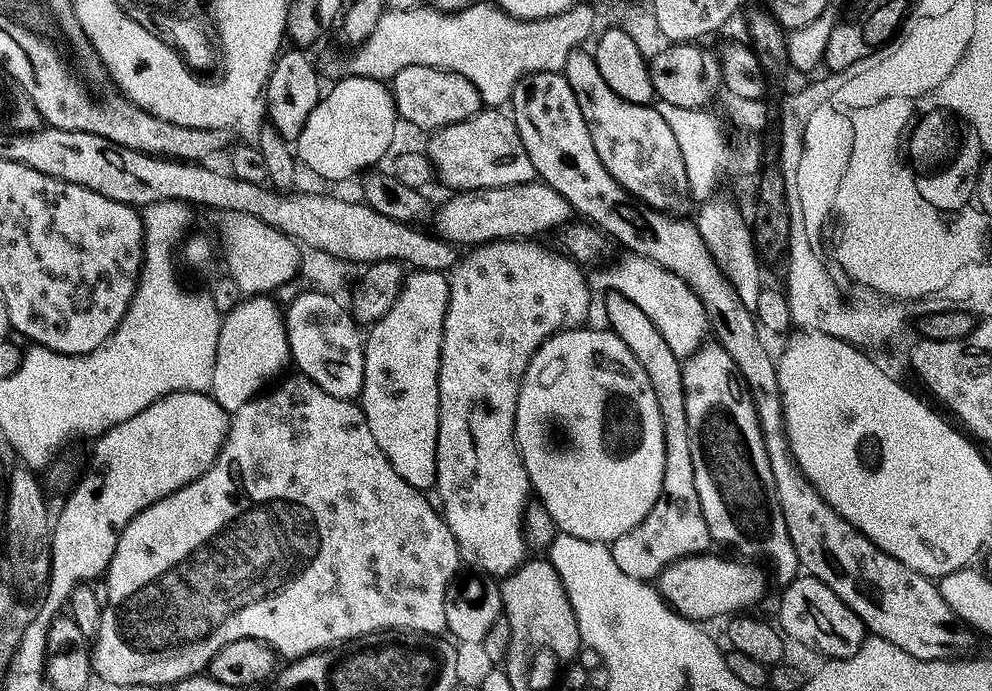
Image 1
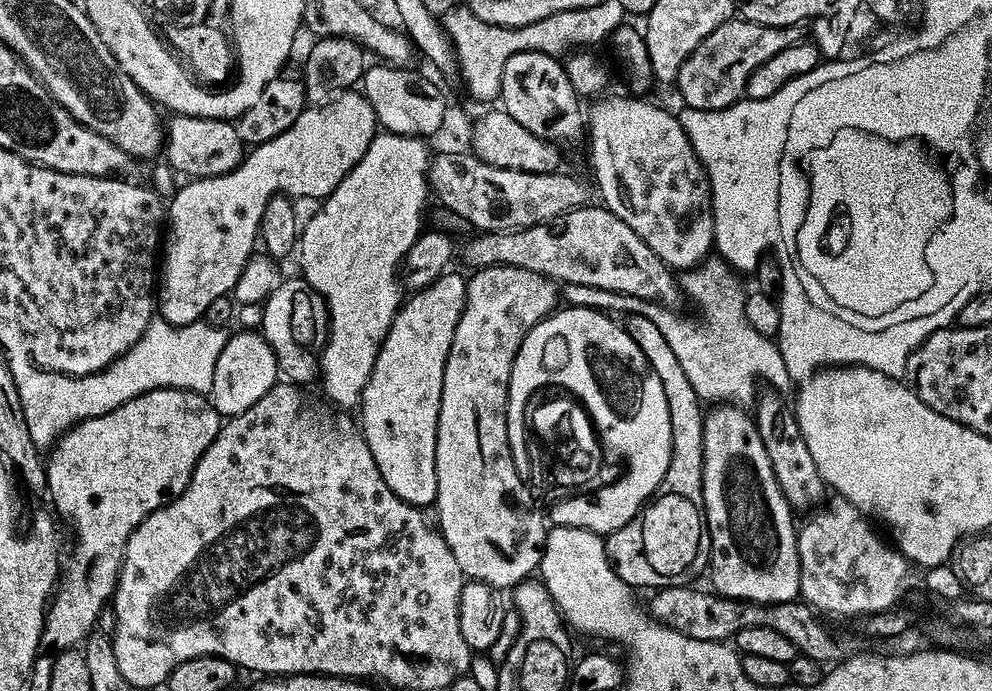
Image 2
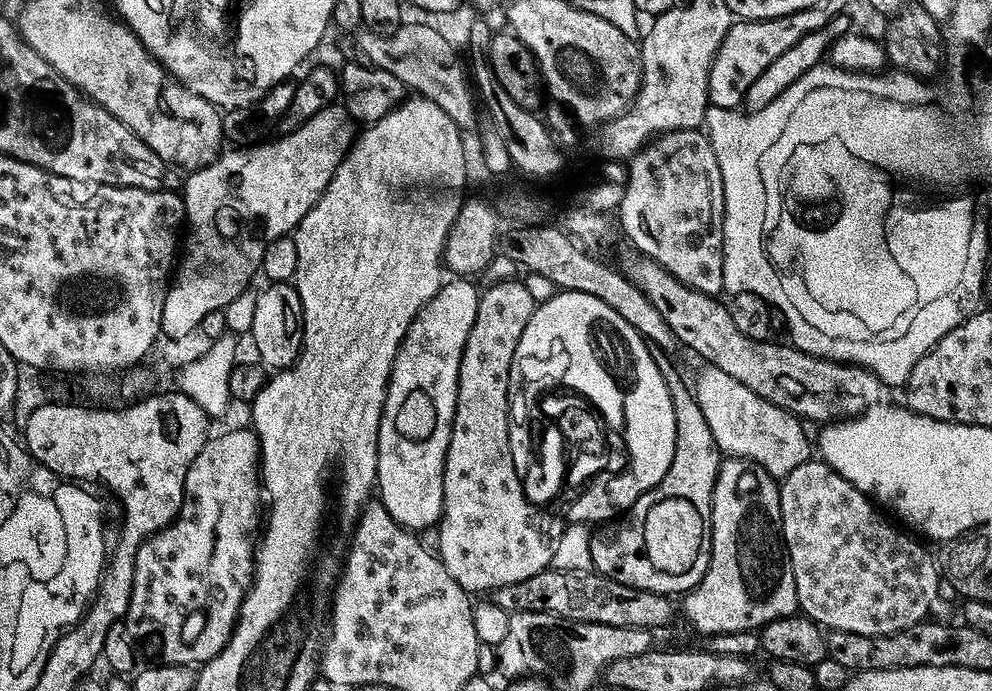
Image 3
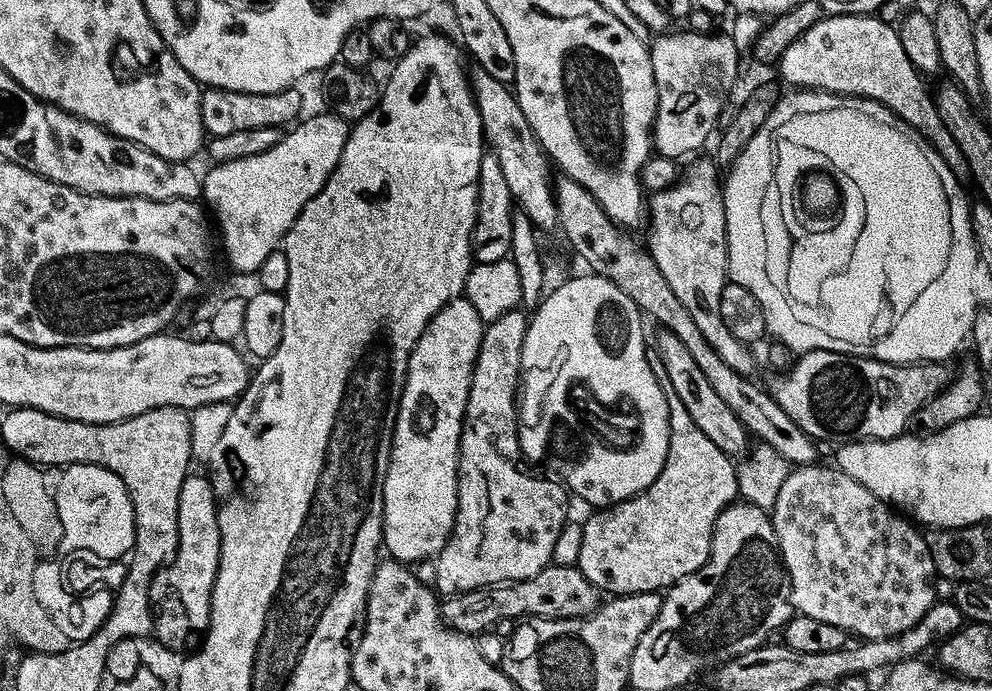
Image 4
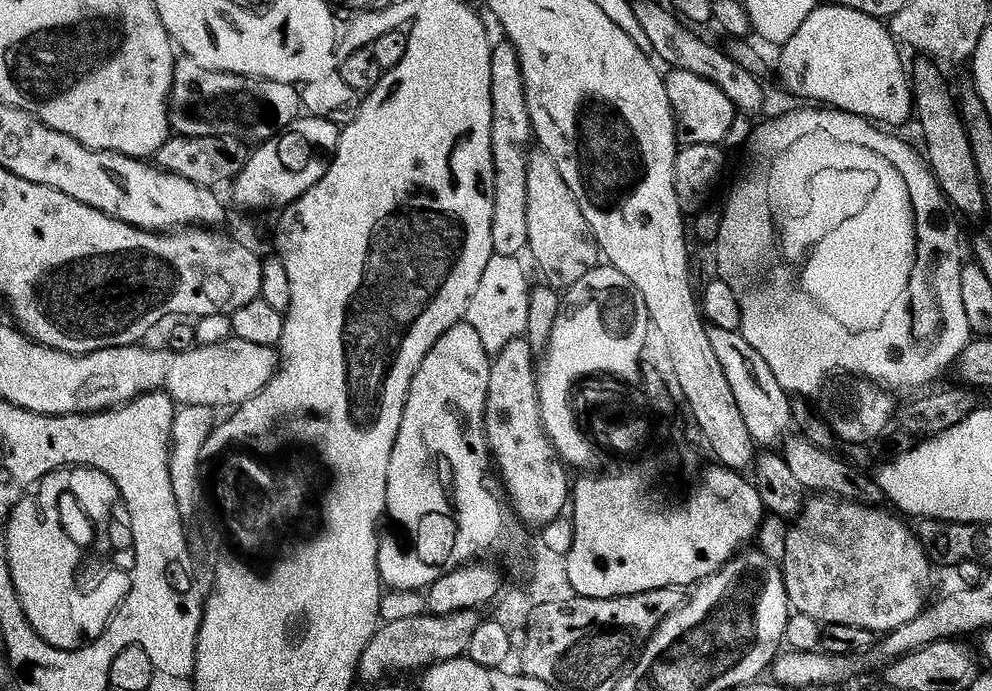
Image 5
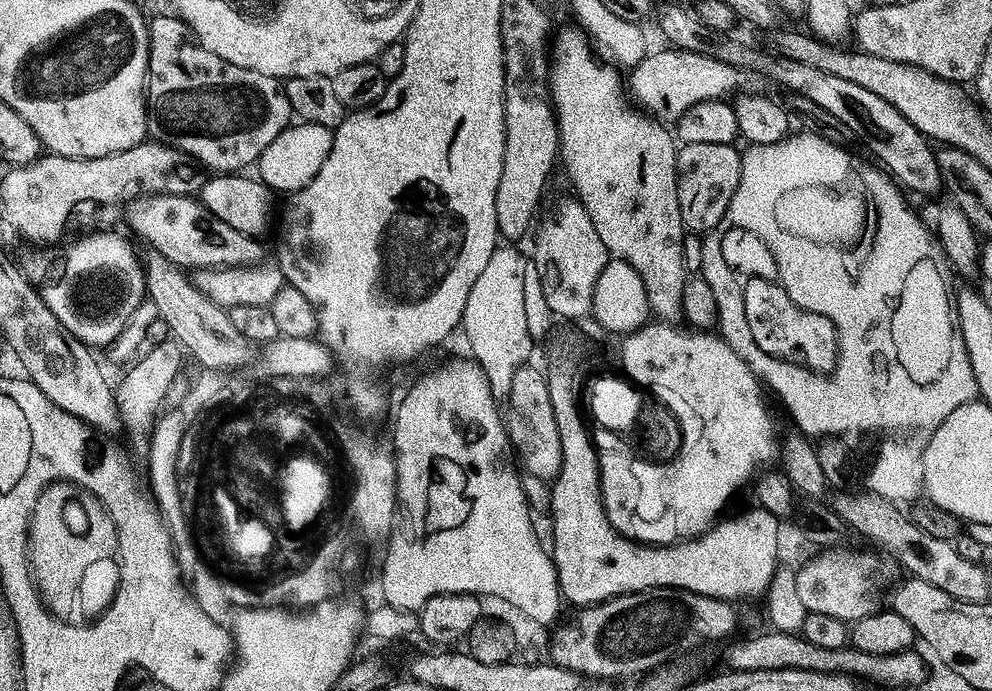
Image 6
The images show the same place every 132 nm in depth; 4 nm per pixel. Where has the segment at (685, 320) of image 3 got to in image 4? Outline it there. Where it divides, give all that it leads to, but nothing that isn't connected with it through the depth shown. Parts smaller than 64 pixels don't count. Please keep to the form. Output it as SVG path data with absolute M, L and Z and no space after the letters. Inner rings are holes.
M822 349L808 351L803 353L791 367L787 373L781 373L768 385L768 391L772 395L776 403L792 418L805 434L811 439L821 442L821 440L828 440L834 442L833 444L852 443L855 440L889 440L895 436L901 435L907 429L910 418L914 414L914 410L918 410L929 400L935 398L942 389L947 388L954 379L953 369L948 369L949 365L944 362L921 362L918 364L892 364L882 362L868 356L854 356L851 354L840 354L834 351L824 351Z

